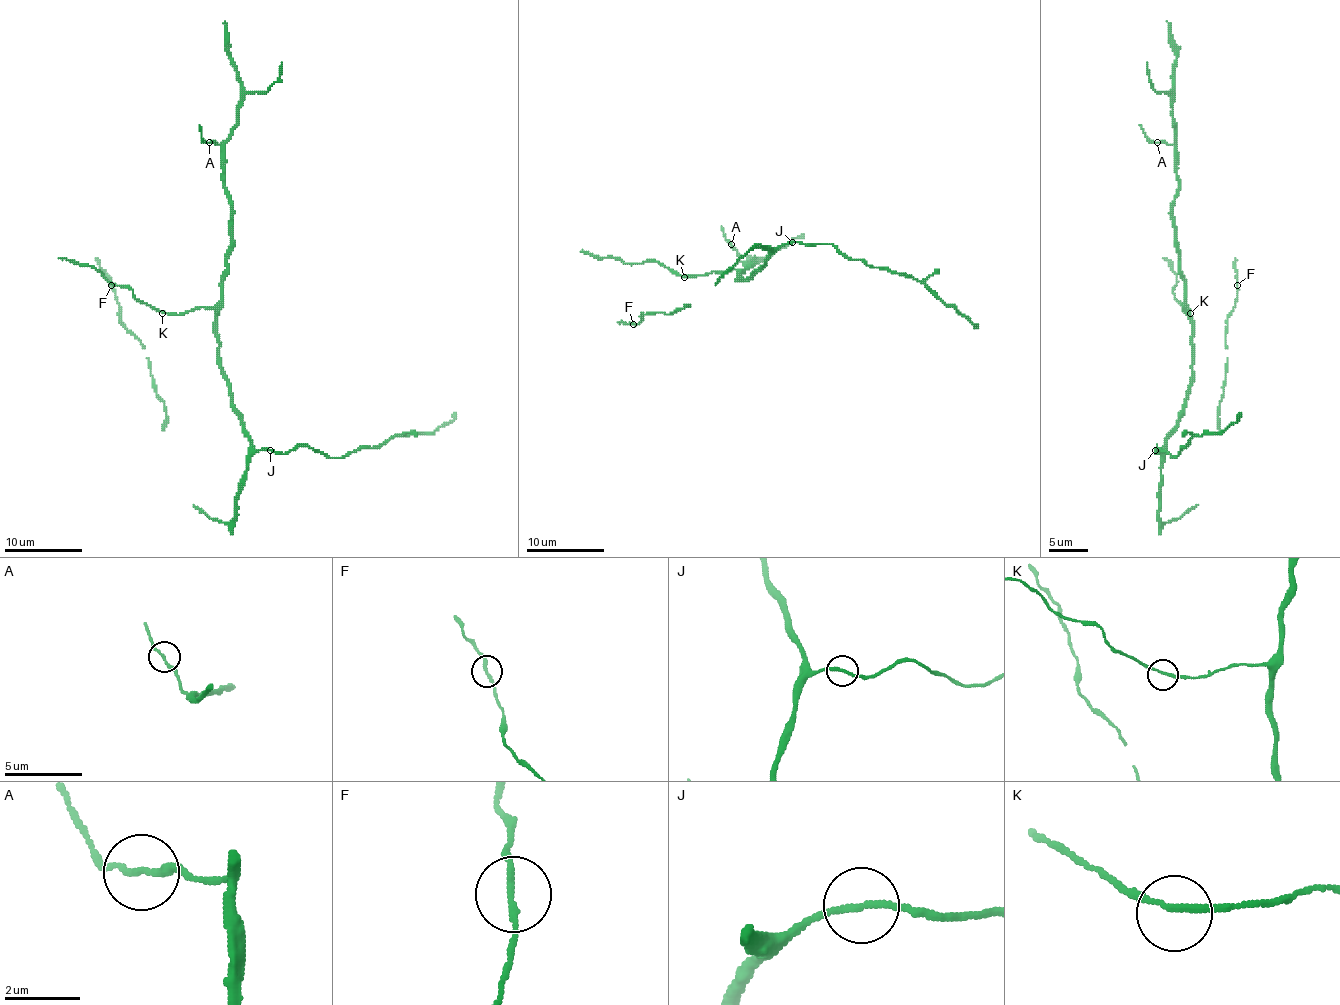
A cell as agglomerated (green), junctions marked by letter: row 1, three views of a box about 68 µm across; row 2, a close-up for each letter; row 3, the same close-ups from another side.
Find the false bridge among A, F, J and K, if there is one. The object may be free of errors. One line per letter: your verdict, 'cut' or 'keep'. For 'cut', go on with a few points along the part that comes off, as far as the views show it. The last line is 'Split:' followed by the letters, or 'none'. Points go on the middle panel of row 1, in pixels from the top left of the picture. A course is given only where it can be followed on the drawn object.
A: keep
F: keep
J: keep
K: keep
Split: none

